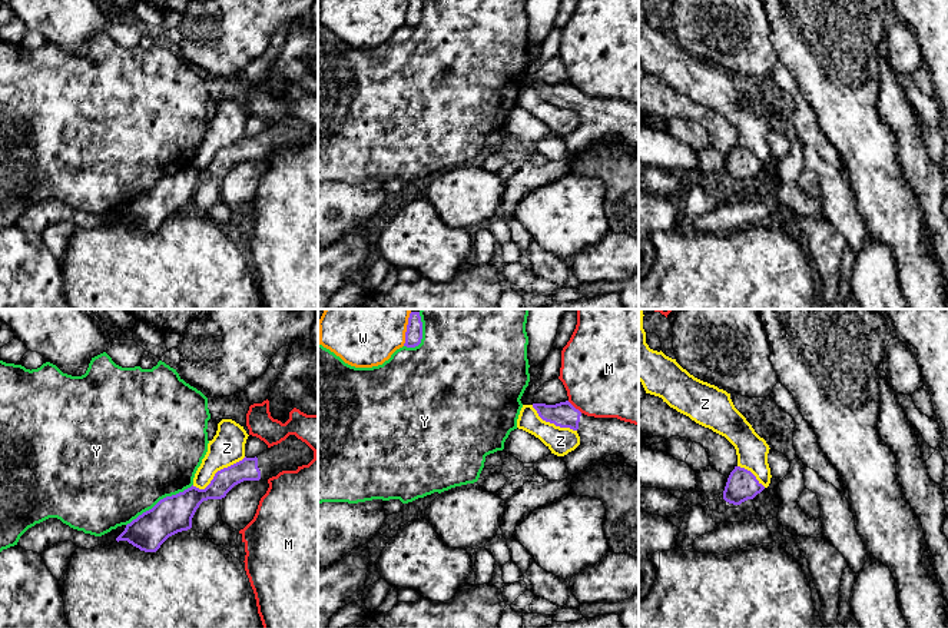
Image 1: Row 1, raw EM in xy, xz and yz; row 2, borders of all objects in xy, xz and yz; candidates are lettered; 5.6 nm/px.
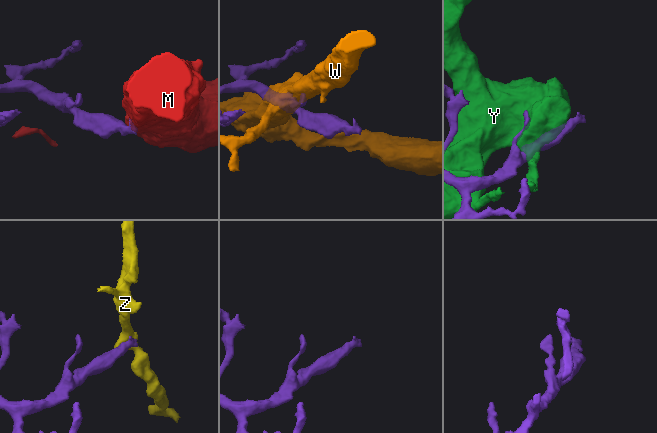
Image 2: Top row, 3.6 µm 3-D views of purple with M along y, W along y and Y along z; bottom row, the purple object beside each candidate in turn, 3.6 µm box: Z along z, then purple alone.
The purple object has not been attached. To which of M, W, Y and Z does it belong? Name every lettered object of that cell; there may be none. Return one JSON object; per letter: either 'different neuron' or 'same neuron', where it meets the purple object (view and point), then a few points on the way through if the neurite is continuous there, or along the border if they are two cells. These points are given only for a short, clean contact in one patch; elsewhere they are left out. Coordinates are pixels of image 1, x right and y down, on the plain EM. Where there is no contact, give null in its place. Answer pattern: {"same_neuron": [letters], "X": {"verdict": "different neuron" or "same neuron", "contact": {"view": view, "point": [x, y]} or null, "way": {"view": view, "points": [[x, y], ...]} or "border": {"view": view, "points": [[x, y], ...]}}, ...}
{"same_neuron": [], "M": {"verdict": "different neuron", "contact": {"view": "xz", "point": [573, 86]}, "border": {"view": "xz", "points": [[567, 80], [582, 92]]}}, "W": {"verdict": "different neuron", "contact": {"view": "xz", "point": [405, 13]}}, "Y": {"verdict": "different neuron", "contact": {"view": "xy", "point": [161, 179]}}, "Z": {"verdict": "different neuron", "contact": {"view": "xy", "point": [216, 152]}, "border": {"view": "xy", "points": [[245, 136], [221, 148], [204, 168], [192, 165]]}}}

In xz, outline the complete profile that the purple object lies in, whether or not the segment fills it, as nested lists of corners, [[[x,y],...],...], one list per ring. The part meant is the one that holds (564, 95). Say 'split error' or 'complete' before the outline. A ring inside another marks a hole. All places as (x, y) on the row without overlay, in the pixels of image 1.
split error; [[[569,80],[556,84],[533,83],[538,96],[580,116],[580,124],[561,136],[569,153],[576,154],[609,134],[639,147],[639,106],[617,97],[594,97],[581,93]]]

